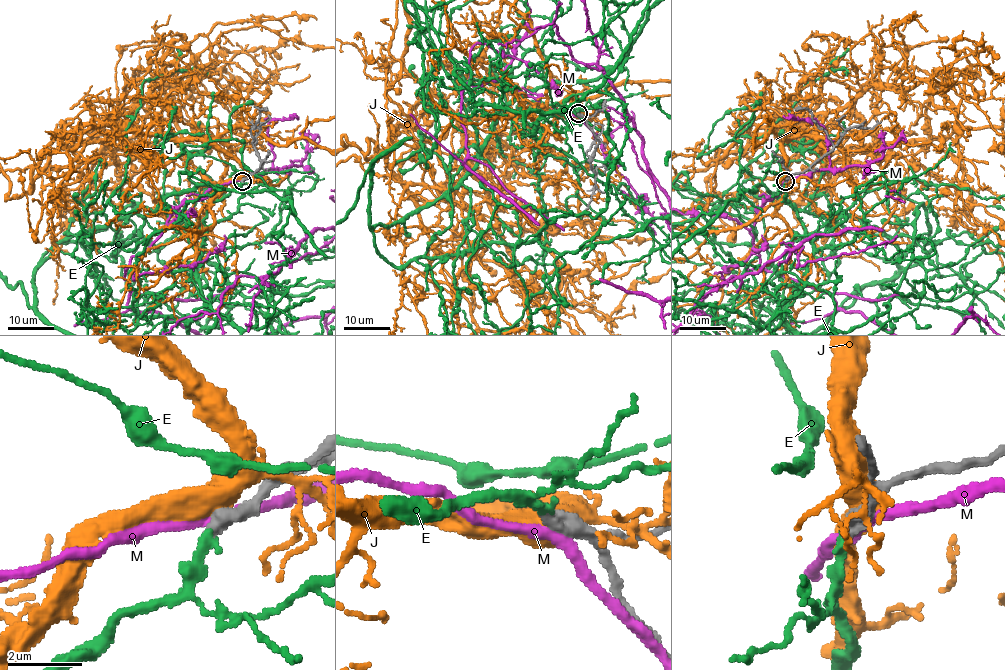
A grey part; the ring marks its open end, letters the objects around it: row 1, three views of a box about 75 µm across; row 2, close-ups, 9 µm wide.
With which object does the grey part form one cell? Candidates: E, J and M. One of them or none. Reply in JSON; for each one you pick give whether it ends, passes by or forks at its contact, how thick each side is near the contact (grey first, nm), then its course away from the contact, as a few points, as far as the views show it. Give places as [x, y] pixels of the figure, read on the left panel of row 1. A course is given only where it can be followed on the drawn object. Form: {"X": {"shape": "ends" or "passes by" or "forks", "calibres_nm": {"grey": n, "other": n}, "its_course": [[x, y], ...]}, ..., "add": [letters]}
{"E": {"shape": "ends", "calibres_nm": {"grey": 440, "other": 280}, "its_course": [[242, 181], [207, 211], [196, 274], [206, 304], [236, 326], [261, 328], [314, 296]]}, "add": ["E"]}

